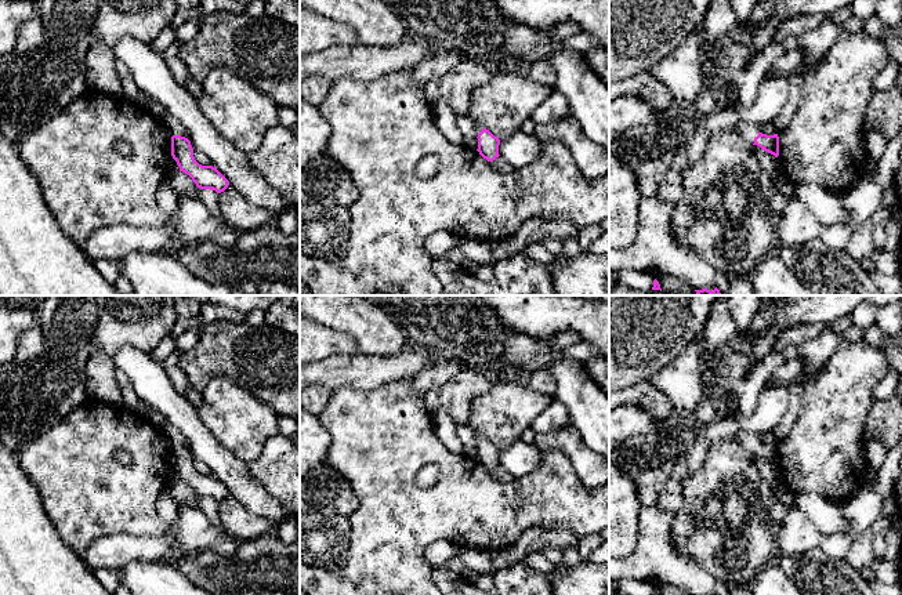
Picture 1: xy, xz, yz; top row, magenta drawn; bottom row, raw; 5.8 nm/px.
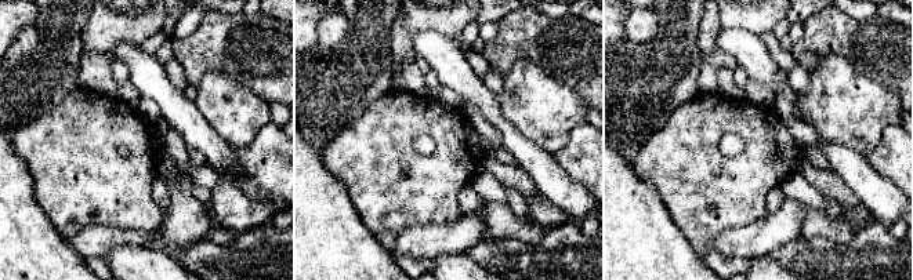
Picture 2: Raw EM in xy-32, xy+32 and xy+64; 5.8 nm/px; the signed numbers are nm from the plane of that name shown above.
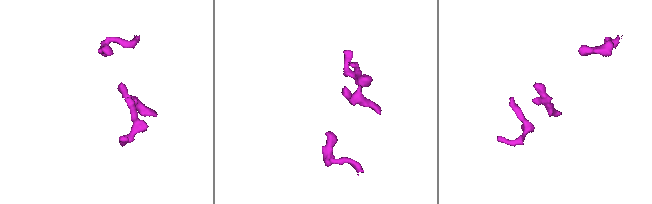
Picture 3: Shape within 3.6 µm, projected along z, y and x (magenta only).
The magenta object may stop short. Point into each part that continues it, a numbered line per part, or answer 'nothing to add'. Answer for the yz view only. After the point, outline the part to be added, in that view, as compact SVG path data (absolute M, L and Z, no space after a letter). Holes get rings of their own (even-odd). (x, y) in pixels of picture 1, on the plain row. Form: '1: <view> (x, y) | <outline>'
1: yz (723, 427) | M722 414L703 429L695 432L693 443L685 453L688 476L698 474L703 468L710 446L724 439L739 440L750 453L754 453L754 447L760 442L757 435L742 428L732 417Z

